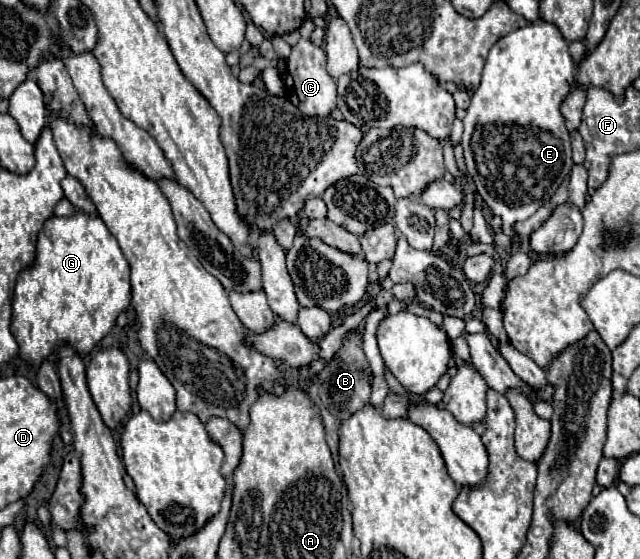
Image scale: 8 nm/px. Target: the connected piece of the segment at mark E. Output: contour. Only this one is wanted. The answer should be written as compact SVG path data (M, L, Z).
M534 21L526 27L512 31L502 37L488 53L480 87L472 95L472 103L464 117L462 149L468 165L468 173L490 211L500 215L506 229L514 223L534 215L560 187L564 177L572 169L570 157L570 135L560 113L562 101L568 97L574 83L574 63L568 53L560 29L554 23Z

